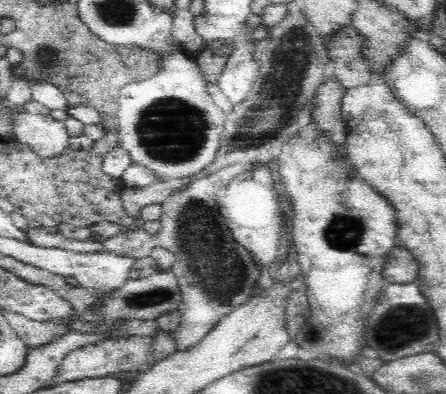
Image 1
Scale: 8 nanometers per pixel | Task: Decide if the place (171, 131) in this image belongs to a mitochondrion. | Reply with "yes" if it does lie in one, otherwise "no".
yes

